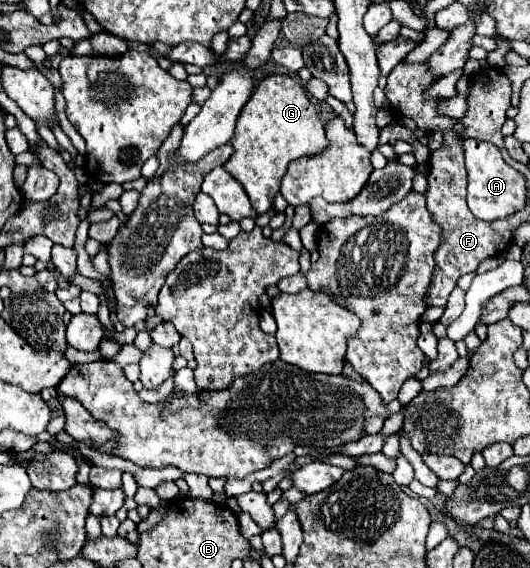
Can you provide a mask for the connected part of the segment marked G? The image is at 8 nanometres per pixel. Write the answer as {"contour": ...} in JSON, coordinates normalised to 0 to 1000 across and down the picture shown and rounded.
{"contour":[[[515,130],[485,148],[474,176],[455,194],[436,257],[443,261],[443,271],[425,285],[425,296],[458,324],[477,366],[496,377],[511,370],[545,285],[564,275],[609,268],[617,261],[617,243],[609,215],[560,137]]]}

